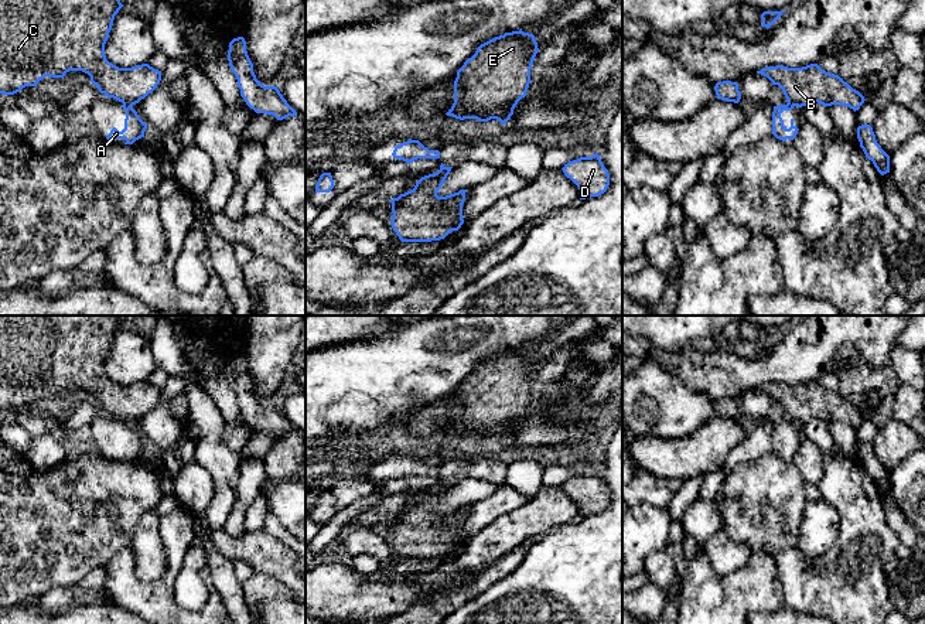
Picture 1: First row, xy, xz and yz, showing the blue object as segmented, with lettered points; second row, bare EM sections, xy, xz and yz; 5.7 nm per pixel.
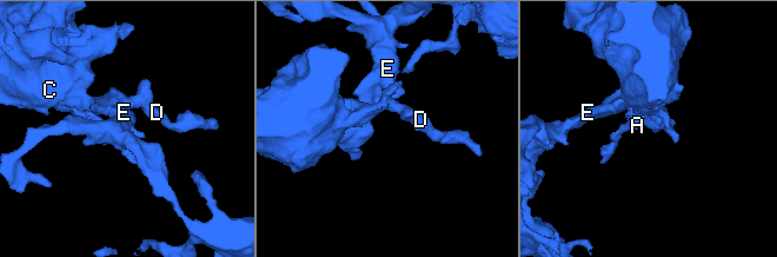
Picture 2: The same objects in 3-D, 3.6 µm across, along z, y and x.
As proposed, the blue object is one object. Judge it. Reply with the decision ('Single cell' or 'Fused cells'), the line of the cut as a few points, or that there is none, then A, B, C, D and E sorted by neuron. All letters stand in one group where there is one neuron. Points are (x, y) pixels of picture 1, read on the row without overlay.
Fused cells. Split along xy (123, 419), (130, 423). Groups: A / B C D E

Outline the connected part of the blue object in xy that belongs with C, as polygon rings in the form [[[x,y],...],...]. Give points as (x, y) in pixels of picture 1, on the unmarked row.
[[[0,316],[0,410],[14,412],[44,393],[82,388],[105,413],[139,420],[157,405],[161,388],[149,381],[119,385],[106,376],[105,361],[122,324],[119,316]]]

